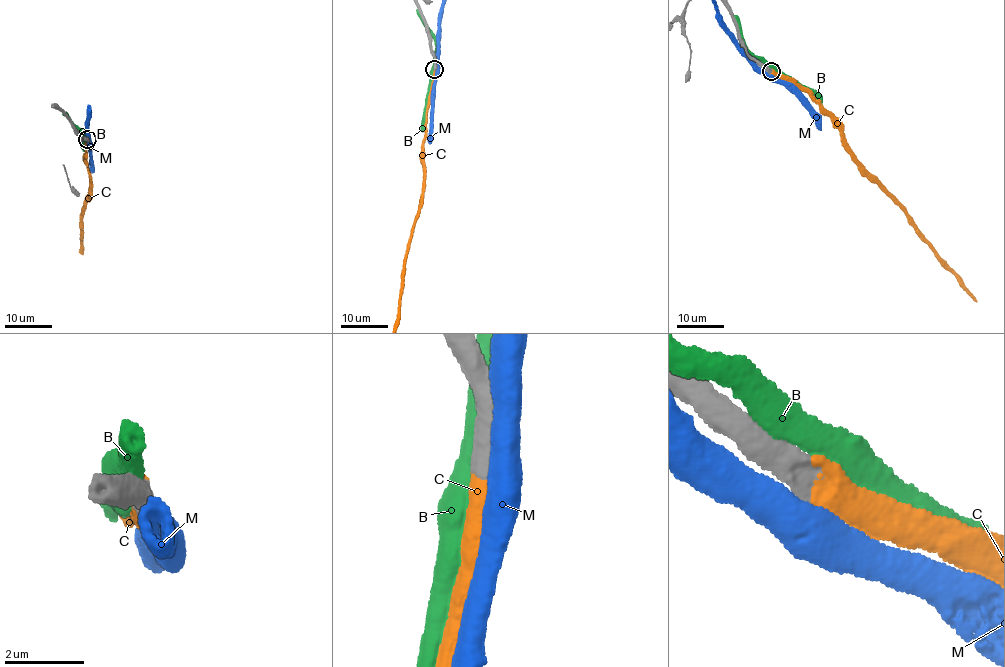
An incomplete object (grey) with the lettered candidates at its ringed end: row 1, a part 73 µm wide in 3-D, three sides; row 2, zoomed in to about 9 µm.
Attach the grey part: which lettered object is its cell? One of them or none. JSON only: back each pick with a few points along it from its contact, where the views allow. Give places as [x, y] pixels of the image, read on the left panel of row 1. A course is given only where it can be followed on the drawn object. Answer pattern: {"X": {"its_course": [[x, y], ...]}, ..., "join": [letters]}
{"join": ["C"]}

